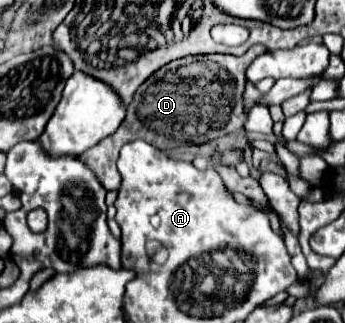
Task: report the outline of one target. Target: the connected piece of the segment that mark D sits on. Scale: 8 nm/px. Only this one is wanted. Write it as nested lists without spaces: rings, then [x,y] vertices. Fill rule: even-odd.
[[[254,45],[242,57],[196,55],[168,63],[138,87],[132,103],[128,105],[128,113],[120,131],[108,141],[100,141],[96,147],[88,149],[82,157],[84,163],[96,173],[106,189],[118,189],[122,177],[116,171],[116,159],[120,147],[132,139],[146,139],[156,149],[164,151],[182,145],[202,145],[210,139],[240,131],[246,121],[246,111],[242,107],[246,83],[244,73],[248,65],[264,51],[264,47]]]

